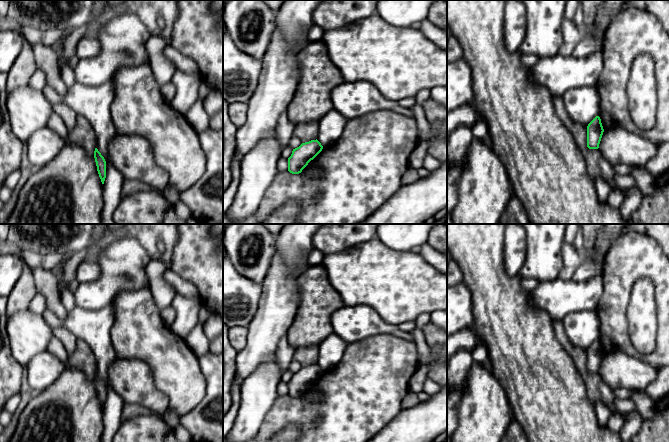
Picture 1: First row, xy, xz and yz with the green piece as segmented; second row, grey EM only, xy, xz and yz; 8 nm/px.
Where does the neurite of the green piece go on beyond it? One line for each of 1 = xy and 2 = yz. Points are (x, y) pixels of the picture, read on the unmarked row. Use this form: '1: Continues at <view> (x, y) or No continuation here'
1: No continuation here
2: No continuation here

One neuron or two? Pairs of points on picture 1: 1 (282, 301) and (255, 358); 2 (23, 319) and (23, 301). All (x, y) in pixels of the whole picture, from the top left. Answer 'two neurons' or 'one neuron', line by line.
1: one neuron
2: two neurons

